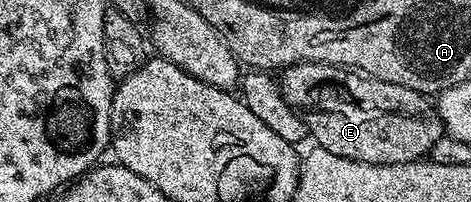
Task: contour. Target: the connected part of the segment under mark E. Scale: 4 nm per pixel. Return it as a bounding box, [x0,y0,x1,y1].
[281,62,445,165]

